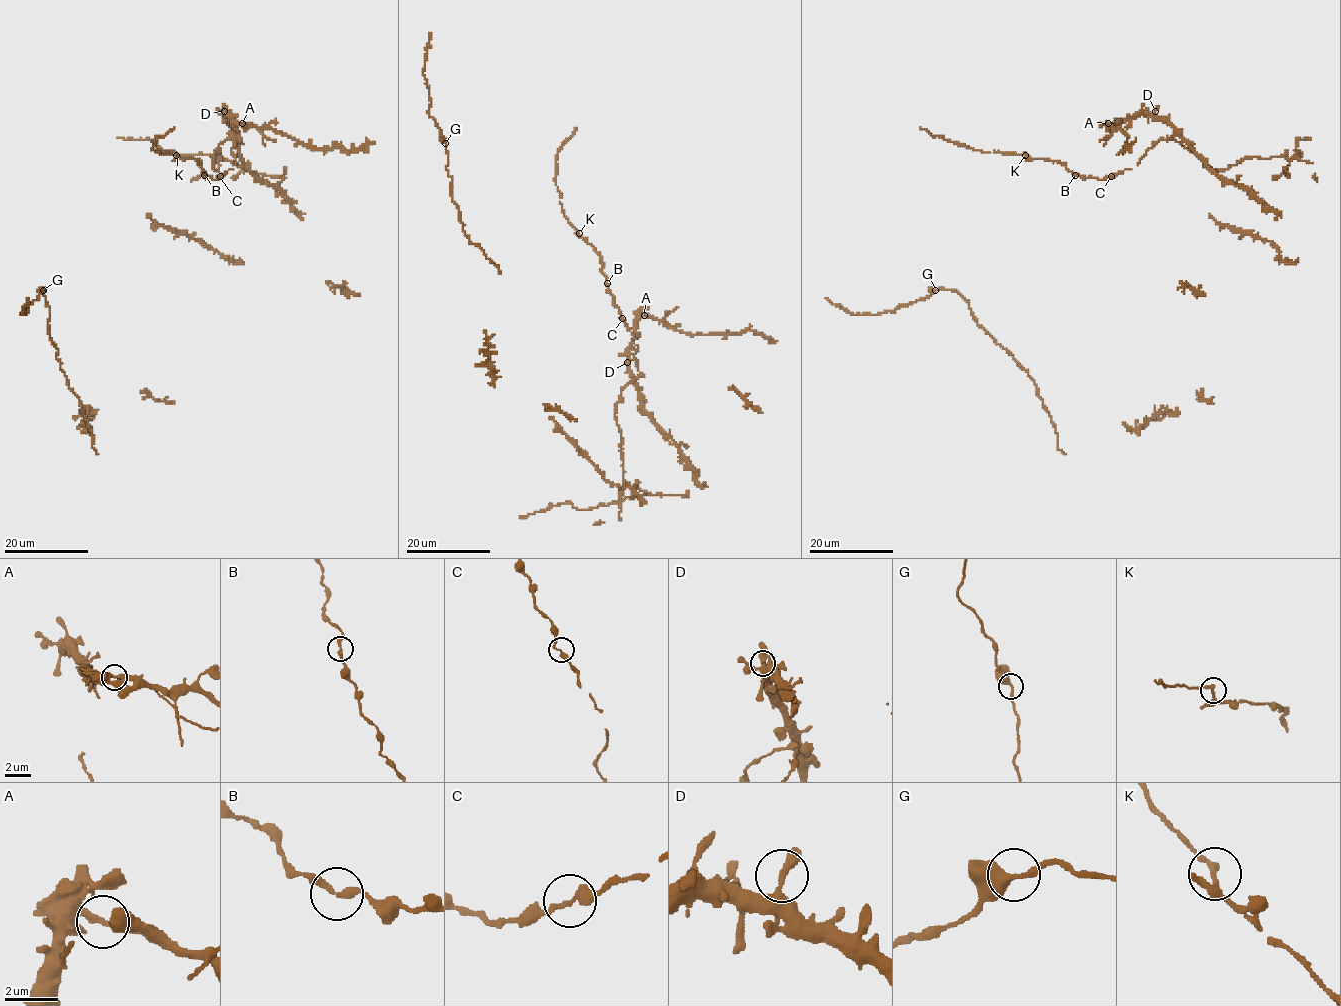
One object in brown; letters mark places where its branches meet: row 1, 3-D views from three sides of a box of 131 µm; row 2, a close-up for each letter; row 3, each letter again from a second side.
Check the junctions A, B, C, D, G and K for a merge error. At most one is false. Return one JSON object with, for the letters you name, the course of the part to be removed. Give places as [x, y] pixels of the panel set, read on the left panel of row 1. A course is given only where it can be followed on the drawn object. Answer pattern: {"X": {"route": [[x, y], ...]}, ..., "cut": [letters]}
{"A": {"route": [[242, 123], [270, 127], [317, 147], [350, 151], [375, 143]]}, "cut": ["A"]}

